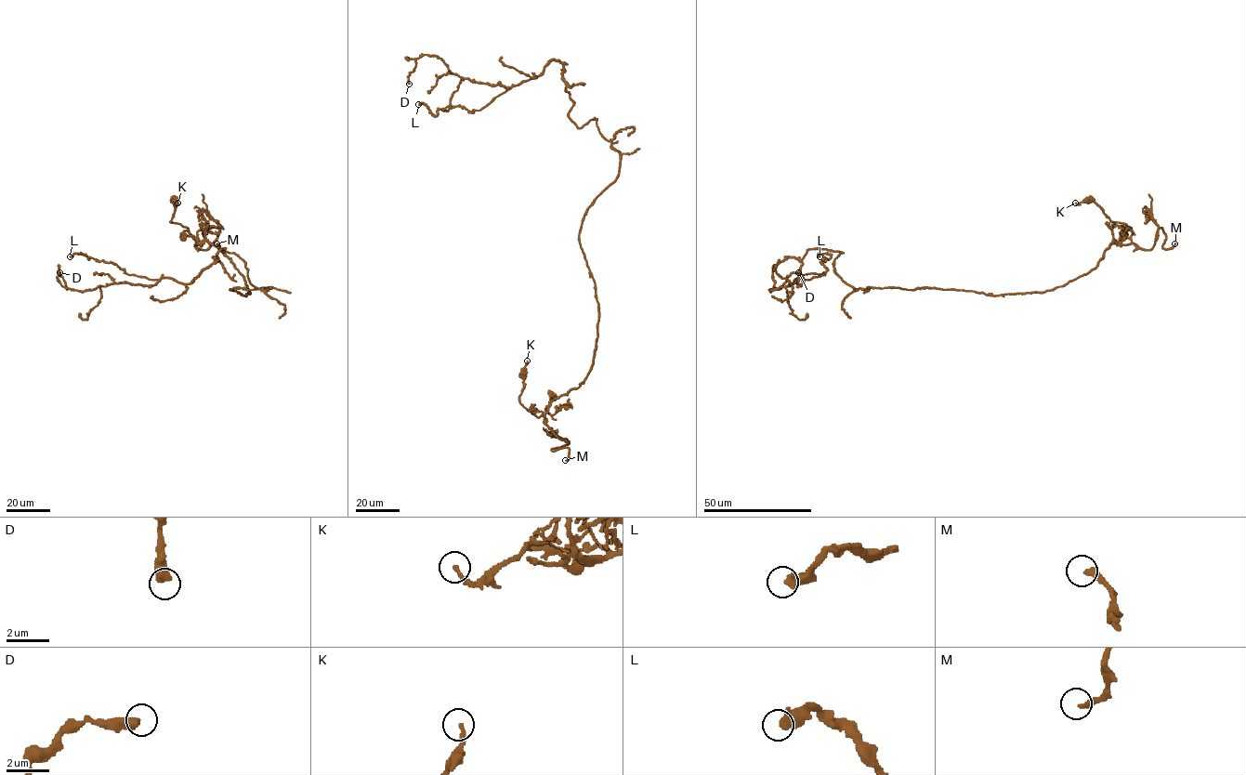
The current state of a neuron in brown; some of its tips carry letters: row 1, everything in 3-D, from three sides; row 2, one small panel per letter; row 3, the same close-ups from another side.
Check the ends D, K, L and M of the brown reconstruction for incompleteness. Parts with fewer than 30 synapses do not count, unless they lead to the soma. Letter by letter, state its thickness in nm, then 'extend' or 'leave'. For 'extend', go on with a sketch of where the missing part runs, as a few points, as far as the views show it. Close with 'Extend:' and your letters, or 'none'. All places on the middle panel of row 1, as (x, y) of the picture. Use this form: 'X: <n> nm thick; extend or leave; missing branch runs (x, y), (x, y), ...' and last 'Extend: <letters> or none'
D: 480 nm thick; leave
K: 160 nm thick; leave
L: 440 nm thick; leave
M: 240 nm thick; extend
Extend: M

